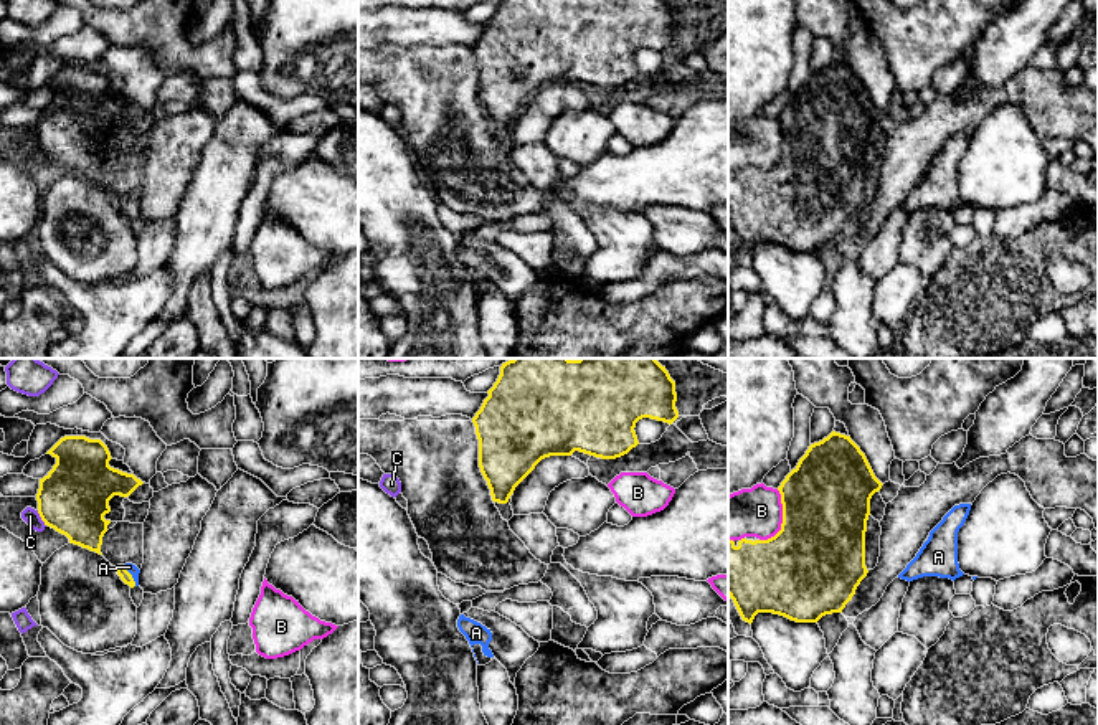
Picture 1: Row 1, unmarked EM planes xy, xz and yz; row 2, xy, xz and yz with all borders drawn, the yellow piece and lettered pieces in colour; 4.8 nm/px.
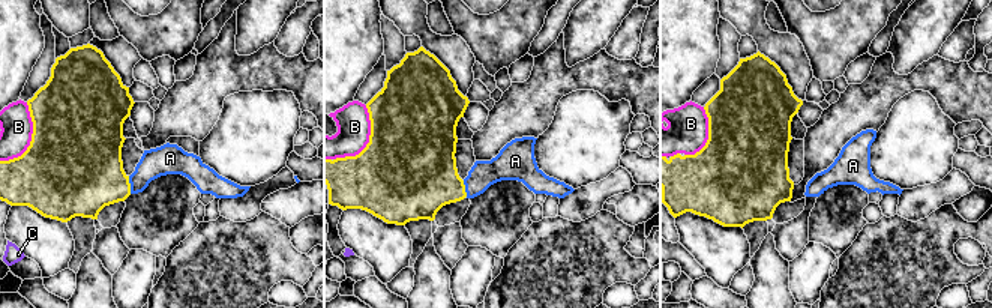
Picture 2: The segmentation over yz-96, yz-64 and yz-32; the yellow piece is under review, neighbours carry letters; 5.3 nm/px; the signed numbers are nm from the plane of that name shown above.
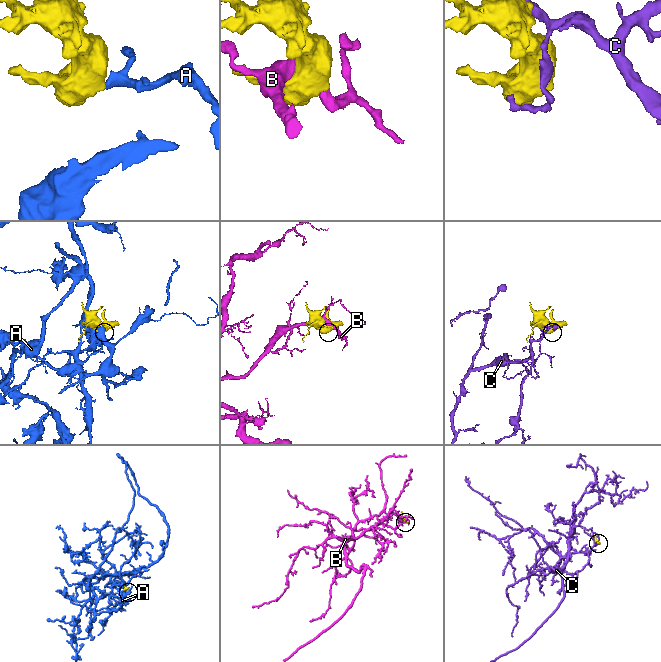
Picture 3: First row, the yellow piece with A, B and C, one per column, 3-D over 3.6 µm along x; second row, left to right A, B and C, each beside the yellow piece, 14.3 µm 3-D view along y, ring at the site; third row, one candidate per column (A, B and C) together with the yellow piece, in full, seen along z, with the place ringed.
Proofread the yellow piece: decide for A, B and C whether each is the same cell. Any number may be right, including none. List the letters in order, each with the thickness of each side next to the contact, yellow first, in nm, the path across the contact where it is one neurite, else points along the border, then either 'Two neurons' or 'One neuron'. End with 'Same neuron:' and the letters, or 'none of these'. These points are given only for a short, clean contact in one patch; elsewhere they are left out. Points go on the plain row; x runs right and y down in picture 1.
A: Thickness 60 nm (yellow) against 50 nm. Path across: xy (126, 207), (131, 205), (129, 197). One neuron
B: Thickness 460 nm (yellow) against 240 nm. Two neurons
C: Thickness 340 nm (yellow) against 80 nm. Two neurons
Same neuron: A

